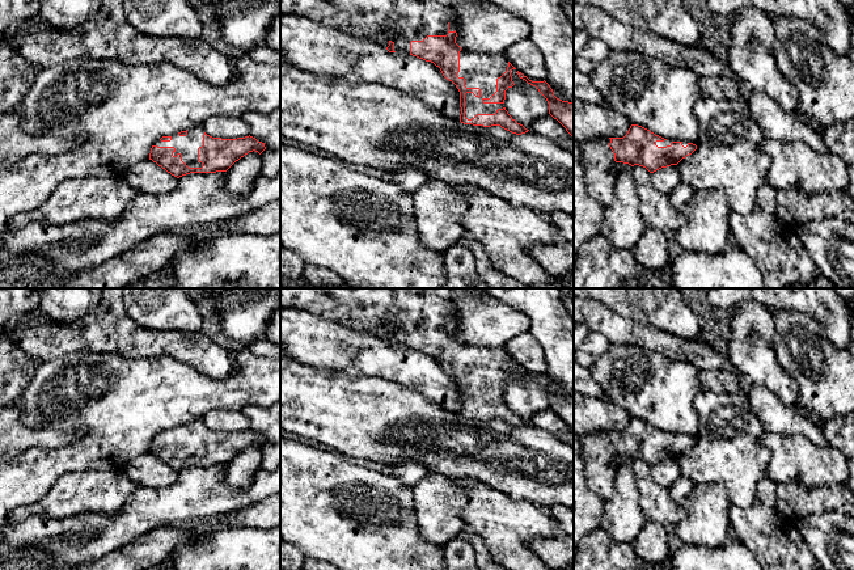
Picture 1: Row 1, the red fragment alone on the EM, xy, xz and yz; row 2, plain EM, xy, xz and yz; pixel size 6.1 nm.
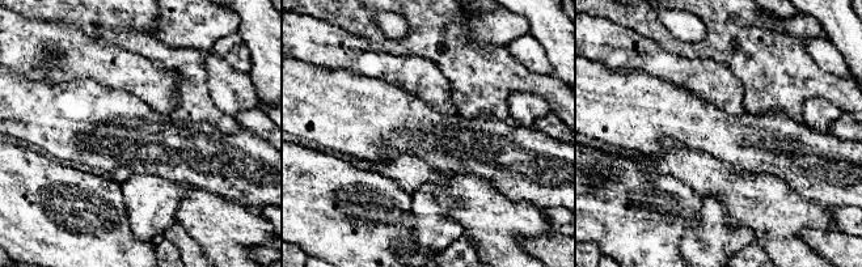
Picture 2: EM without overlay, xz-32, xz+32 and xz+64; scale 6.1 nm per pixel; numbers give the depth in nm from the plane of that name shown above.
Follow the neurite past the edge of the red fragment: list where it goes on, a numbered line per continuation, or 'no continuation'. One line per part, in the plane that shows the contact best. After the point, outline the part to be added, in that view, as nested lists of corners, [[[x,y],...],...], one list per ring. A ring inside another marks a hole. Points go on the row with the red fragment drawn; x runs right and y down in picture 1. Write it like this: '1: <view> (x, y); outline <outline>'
1: xz (480, 70); outline [[[460,51],[458,77],[465,79],[466,88],[479,88],[481,97],[473,93],[465,94],[465,117],[474,118],[477,114],[495,114],[503,109],[503,104],[483,104],[483,98],[490,98],[496,92],[496,79],[500,77],[508,67],[504,54]]]

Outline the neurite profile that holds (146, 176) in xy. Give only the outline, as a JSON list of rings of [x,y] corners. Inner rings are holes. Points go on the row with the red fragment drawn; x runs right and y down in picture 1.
[[[149,159],[134,164],[123,178],[139,193],[166,193],[173,190],[178,183],[177,177]]]

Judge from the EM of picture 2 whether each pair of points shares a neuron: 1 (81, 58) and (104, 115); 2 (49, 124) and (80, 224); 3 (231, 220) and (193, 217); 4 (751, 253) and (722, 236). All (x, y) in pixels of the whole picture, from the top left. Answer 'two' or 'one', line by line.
1: two
2: two
3: one
4: two

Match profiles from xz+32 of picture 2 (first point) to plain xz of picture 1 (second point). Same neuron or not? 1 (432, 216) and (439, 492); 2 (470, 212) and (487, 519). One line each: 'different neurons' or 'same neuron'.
1: same neuron
2: same neuron

